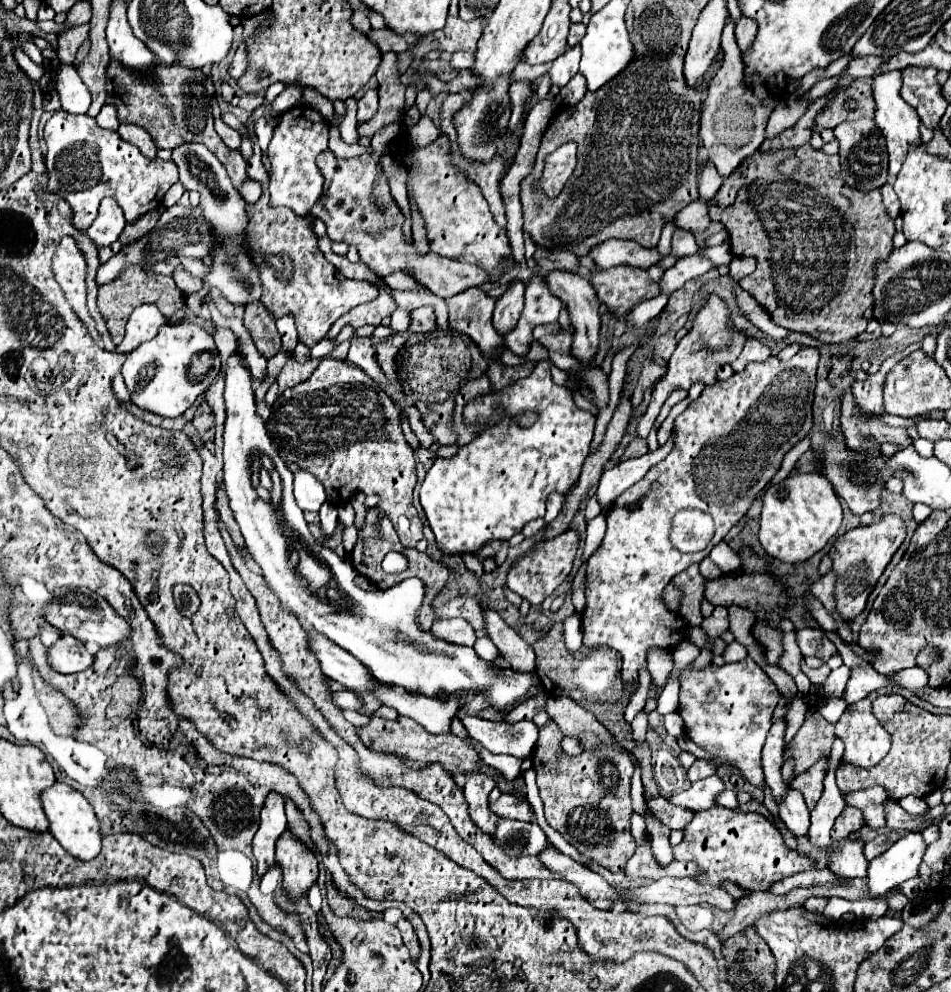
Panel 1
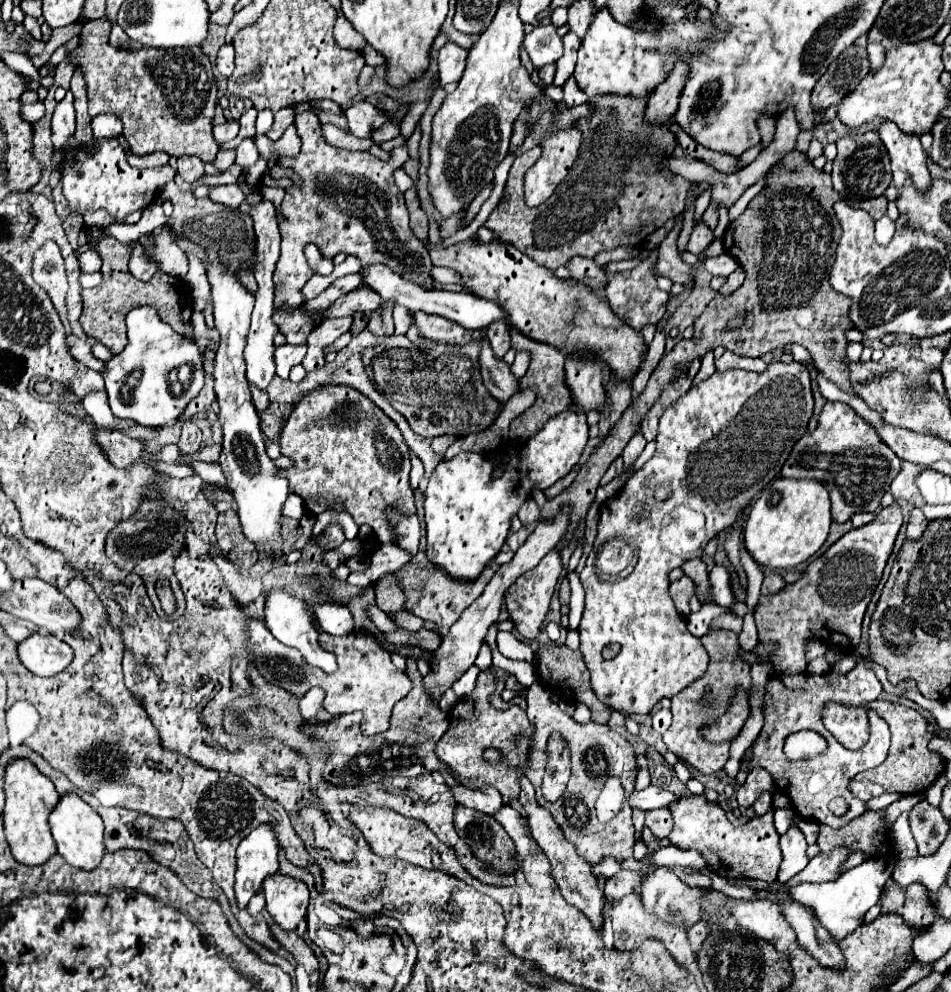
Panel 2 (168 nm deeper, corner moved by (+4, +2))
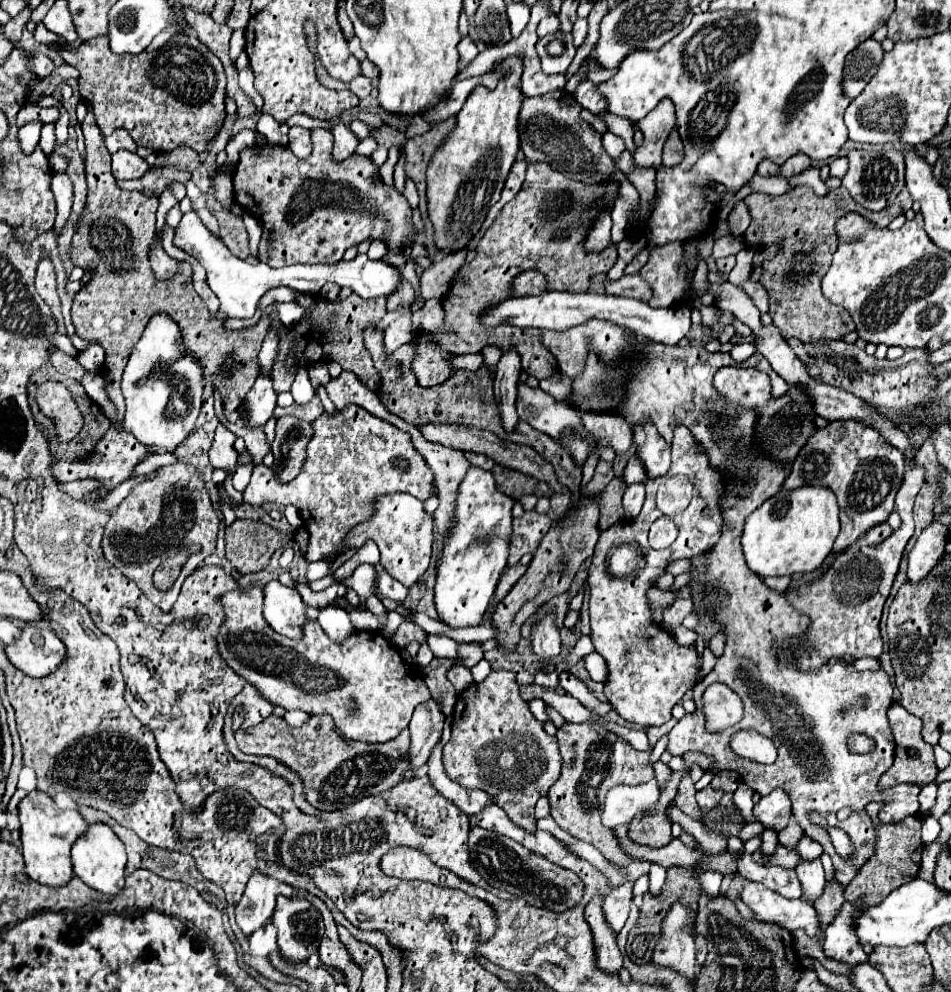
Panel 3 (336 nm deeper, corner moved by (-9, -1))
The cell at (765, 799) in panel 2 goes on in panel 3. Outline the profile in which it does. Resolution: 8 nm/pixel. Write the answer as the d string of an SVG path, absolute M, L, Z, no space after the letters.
M763 832L761 836L761 846L759 846L763 858L769 858L777 850L777 834L775 832Z

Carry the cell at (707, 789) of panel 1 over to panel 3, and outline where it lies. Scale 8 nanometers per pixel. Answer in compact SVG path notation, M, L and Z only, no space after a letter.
M649 780L641 786L613 786L603 804L601 822L607 828L627 824L641 810L651 808L659 798L659 788L655 780Z

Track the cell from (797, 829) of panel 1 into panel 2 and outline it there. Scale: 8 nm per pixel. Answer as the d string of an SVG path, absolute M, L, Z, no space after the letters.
M794 815L790 829L780 837L780 847L782 847L784 861L780 865L778 881L782 881L782 883L792 879L796 873L800 873L808 865L808 857L806 857L808 843L804 839L804 833L798 827L800 821L802 821L800 815Z

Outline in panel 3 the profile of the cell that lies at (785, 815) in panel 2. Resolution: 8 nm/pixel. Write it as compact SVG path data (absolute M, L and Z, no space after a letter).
M803 836L803 838L801 838L801 842L797 844L797 852L801 854L801 858L803 858L803 860L811 862L811 860L817 860L817 858L821 858L821 854L823 854L823 848L821 848L821 844L817 844L817 842L809 840L807 836Z

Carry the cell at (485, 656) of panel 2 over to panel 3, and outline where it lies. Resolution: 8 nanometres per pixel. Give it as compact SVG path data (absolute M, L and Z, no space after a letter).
M481 660L479 664L475 664L475 666L471 668L471 676L473 676L473 680L475 680L475 682L485 680L489 672L491 672L491 666L489 666L489 662L487 662L487 660Z

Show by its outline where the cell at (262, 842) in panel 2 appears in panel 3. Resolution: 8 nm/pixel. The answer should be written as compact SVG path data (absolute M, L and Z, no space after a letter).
M259 872L251 876L243 892L243 898L235 906L235 920L245 936L253 934L255 930L263 928L269 922L275 910L277 896L293 898L295 890L289 888L287 884L281 884L279 880L261 876Z

